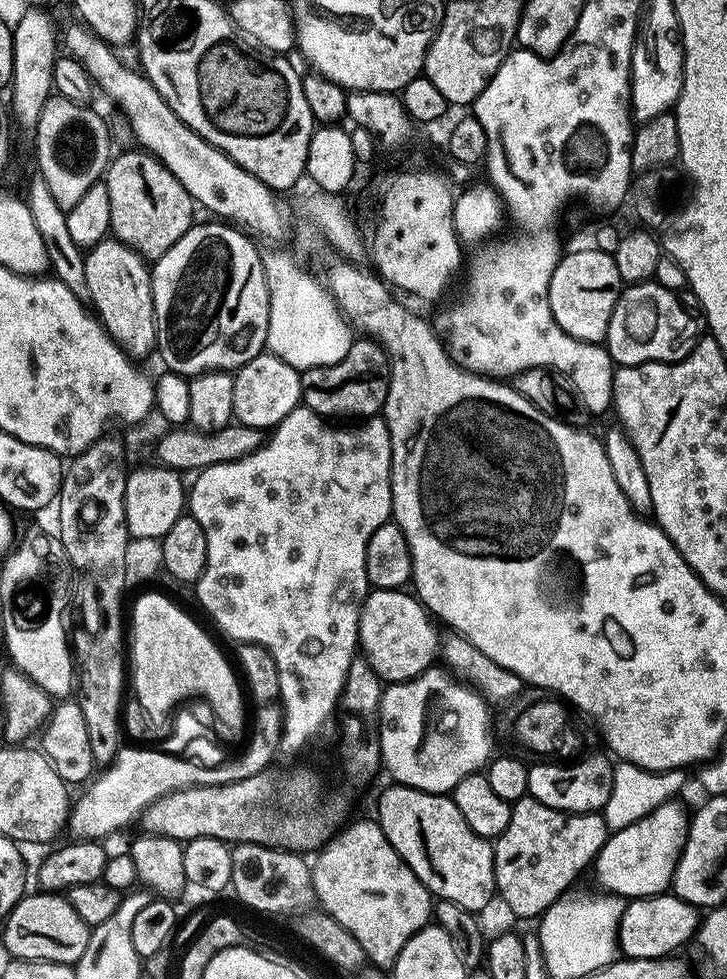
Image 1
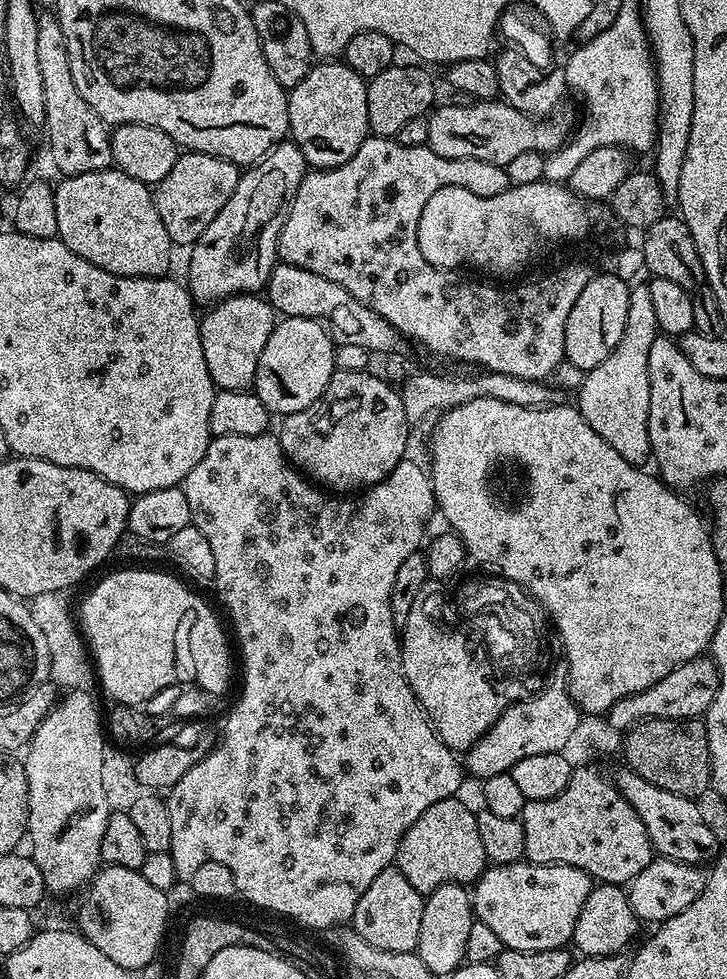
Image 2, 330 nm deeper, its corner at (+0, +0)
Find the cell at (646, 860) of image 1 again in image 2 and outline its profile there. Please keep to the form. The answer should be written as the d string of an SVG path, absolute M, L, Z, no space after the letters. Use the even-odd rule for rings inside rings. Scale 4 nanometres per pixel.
M498 864L485 867L471 893L475 919L486 922L505 949L537 952L565 947L574 934L574 922L594 887L592 877L565 864Z

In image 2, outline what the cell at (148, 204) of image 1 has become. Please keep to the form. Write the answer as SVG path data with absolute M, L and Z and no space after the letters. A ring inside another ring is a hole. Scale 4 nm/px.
M187 150L179 153L173 169L154 188L158 218L162 218L162 226L166 226L166 234L170 234L173 245L195 244L206 226L218 218L218 210L230 202L230 194L234 194L234 186L238 186L241 175L237 165L214 154Z

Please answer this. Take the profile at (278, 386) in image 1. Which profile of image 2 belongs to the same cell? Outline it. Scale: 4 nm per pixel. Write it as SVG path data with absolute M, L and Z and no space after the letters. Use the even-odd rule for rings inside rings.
M283 317L277 323L276 329L266 338L266 347L258 358L258 370L256 371L256 382L254 391L258 398L268 407L269 413L280 412L281 417L289 416L295 412L306 410L326 390L333 372L337 371L336 351L337 345L328 334L327 328L319 320L310 318Z

